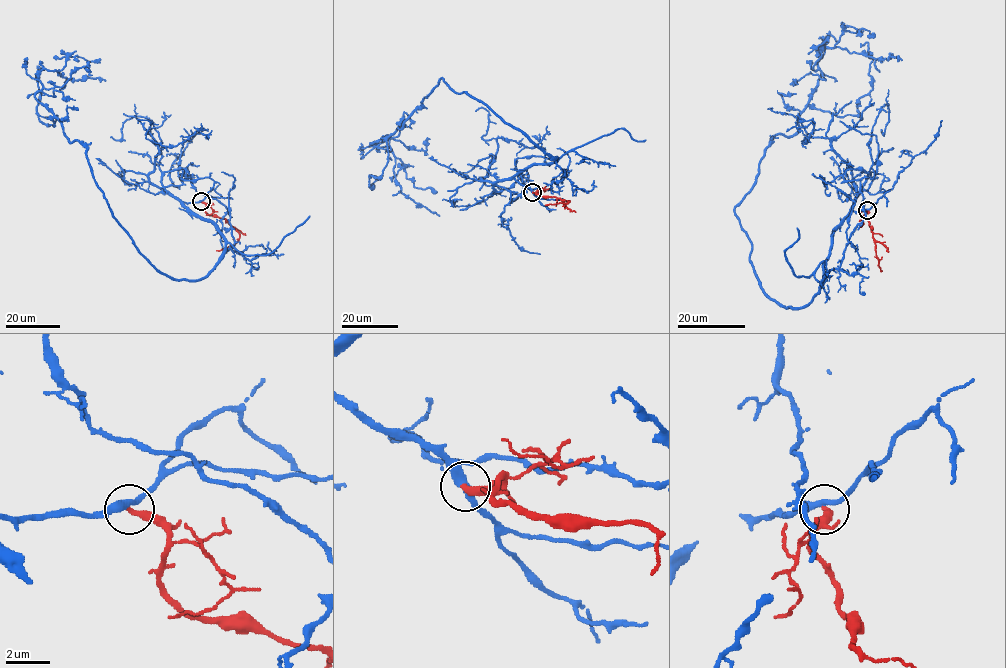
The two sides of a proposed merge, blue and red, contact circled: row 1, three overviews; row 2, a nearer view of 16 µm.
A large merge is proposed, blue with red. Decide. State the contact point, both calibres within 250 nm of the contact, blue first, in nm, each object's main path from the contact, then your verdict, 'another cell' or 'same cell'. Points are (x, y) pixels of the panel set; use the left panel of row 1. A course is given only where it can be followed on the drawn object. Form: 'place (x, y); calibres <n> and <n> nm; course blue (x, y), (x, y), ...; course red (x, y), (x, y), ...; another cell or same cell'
place (201, 201); calibres 320 and 340 nm; course blue (201, 201), (182, 203), (225, 253), (172, 279), (35, 94), (44, 68), (105, 80); course red (201, 201), (206, 205), (205, 211), (208, 214), (224, 218), (239, 234), (234, 244), (216, 250); same cell

